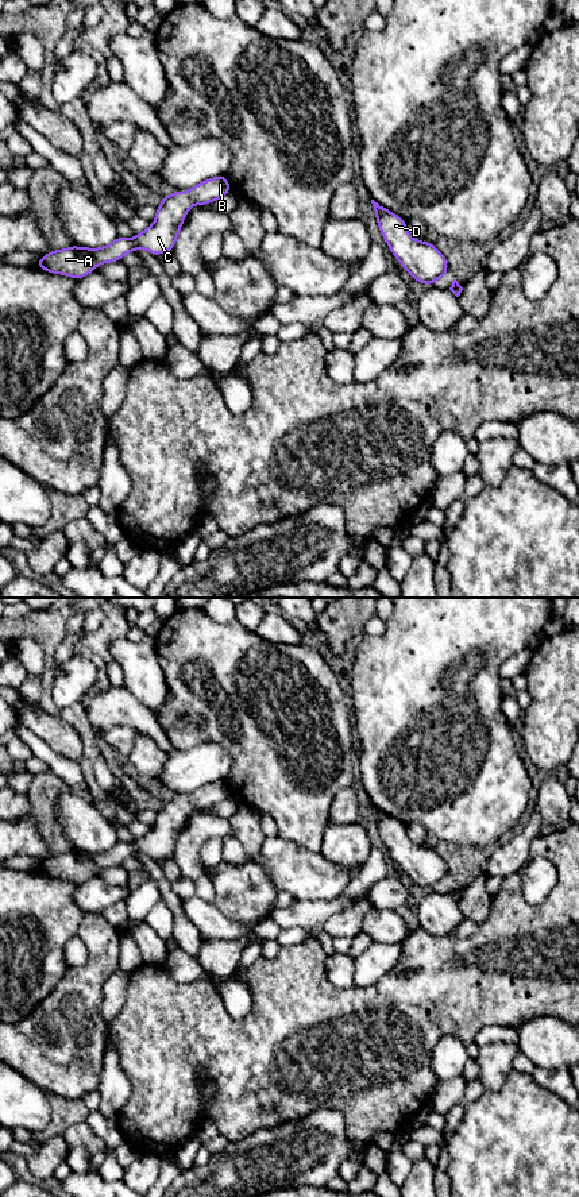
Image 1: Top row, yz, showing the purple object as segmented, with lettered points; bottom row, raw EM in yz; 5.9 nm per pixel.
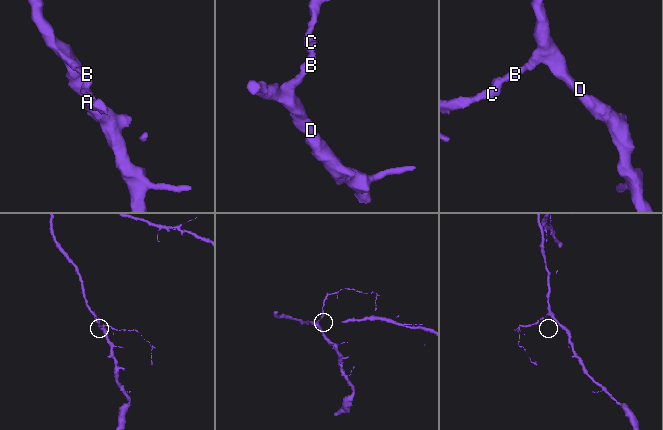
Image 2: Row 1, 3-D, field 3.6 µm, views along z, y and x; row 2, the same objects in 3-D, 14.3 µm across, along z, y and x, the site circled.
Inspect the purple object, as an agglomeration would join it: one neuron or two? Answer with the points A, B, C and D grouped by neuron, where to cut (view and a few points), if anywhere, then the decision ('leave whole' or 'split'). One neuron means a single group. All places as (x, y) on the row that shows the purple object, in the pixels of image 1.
A B C D | no cut | leave whole

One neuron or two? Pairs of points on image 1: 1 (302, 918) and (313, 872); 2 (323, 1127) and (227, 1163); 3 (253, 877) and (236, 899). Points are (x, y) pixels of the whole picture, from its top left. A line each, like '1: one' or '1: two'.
1: two
2: one
3: one

